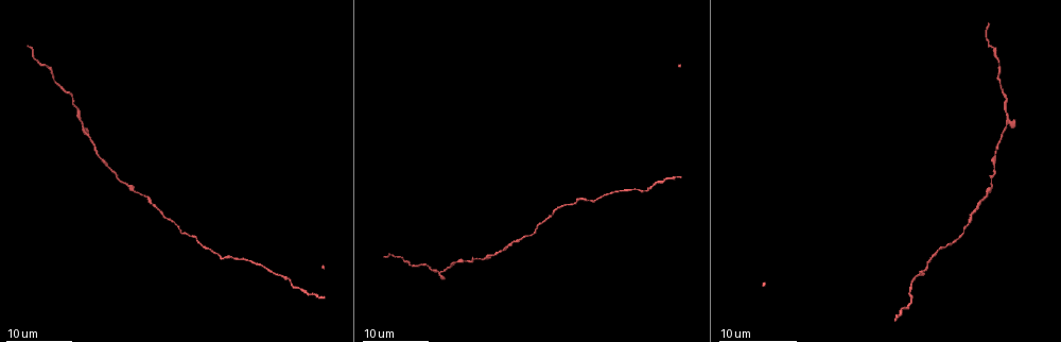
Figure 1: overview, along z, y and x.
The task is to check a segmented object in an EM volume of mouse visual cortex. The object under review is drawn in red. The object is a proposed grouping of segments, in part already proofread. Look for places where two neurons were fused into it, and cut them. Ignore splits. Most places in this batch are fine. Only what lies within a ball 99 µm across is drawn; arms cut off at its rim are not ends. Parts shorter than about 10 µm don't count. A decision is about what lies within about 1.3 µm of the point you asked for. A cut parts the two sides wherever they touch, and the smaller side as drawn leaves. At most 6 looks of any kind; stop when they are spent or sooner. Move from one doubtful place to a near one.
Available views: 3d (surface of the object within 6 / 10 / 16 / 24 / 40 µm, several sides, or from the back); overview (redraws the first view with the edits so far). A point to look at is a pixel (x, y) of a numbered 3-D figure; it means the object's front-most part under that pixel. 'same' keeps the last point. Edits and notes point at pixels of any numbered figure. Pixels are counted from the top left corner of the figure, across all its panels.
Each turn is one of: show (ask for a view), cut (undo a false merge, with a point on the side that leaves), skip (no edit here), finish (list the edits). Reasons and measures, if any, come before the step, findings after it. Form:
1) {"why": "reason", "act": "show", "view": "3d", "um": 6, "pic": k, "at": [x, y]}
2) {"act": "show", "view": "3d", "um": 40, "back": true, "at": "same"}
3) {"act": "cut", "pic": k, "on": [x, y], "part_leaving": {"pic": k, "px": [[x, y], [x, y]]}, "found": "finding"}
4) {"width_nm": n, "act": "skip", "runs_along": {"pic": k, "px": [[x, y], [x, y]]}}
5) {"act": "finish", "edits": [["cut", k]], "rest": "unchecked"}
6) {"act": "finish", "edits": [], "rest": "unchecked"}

{"why": "calibre changes", "act": "show", "view": "3d", "um": 24, "pic": 1, "at": [924, 274]}

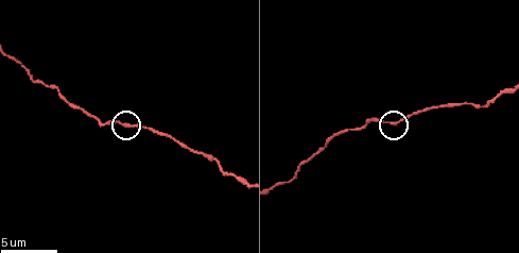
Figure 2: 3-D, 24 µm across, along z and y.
{"act": "show", "view": "3d", "um": 6, "pic": 2, "at": [391, 121]}

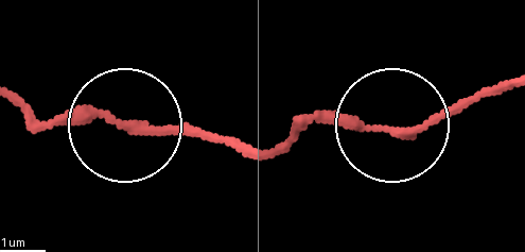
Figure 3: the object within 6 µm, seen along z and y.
{"act": "skip", "runs_along": {"pic": 3, "px": [[280, 146], [326, 119], [405, 131], [508, 89]]}, "found": "continuous, no second neuron"}

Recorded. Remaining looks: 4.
{"act": "show", "view": "3d", "um": 10, "pic": 2, "at": [307, 161]}

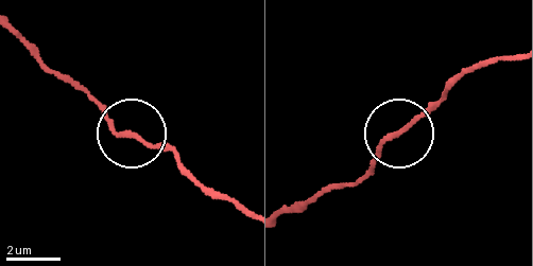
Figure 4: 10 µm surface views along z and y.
{"act": "show", "view": "3d", "um": 6, "pic": 4, "at": [126, 135]}

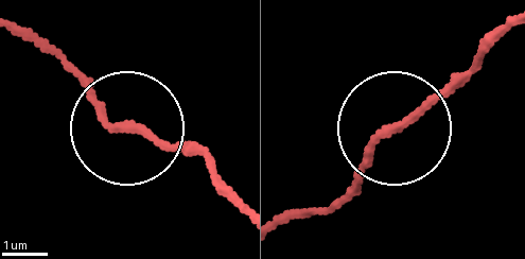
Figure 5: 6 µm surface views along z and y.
{"side_arm_um": 44, "act": "skip", "runs_along": {"pic": 5, "px": [[129, 130], [65, 57]]}, "found": "continuous, no second neuron"}

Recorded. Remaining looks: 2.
{"why": "thick turns thin", "act": "show", "view": "3d", "um": 16, "pic": 1, "at": [484, 257]}

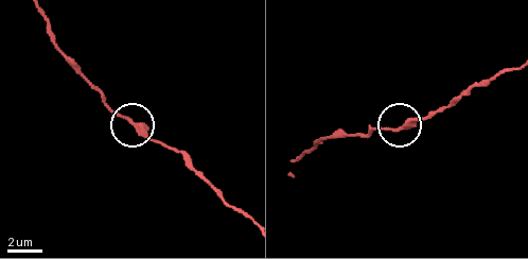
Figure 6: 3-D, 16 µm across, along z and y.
{"act": "show", "view": "3d", "um": 6, "pic": 6, "at": [397, 130]}

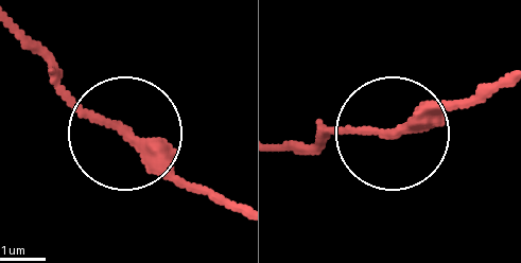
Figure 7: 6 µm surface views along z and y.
{"act": "skip", "found": "one neuron here"}

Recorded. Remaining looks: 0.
{"act": "finish", "edits": [], "rest": "unchecked"}

